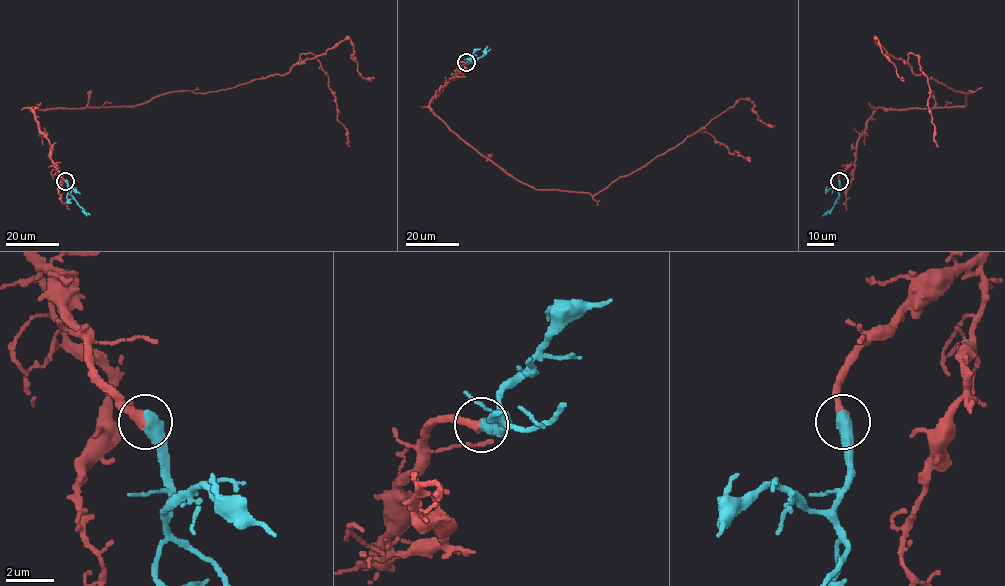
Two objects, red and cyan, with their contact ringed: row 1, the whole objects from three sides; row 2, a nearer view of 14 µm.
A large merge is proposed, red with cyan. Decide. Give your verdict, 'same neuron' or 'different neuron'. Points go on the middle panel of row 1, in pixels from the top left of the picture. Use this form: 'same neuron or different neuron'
same neuron

